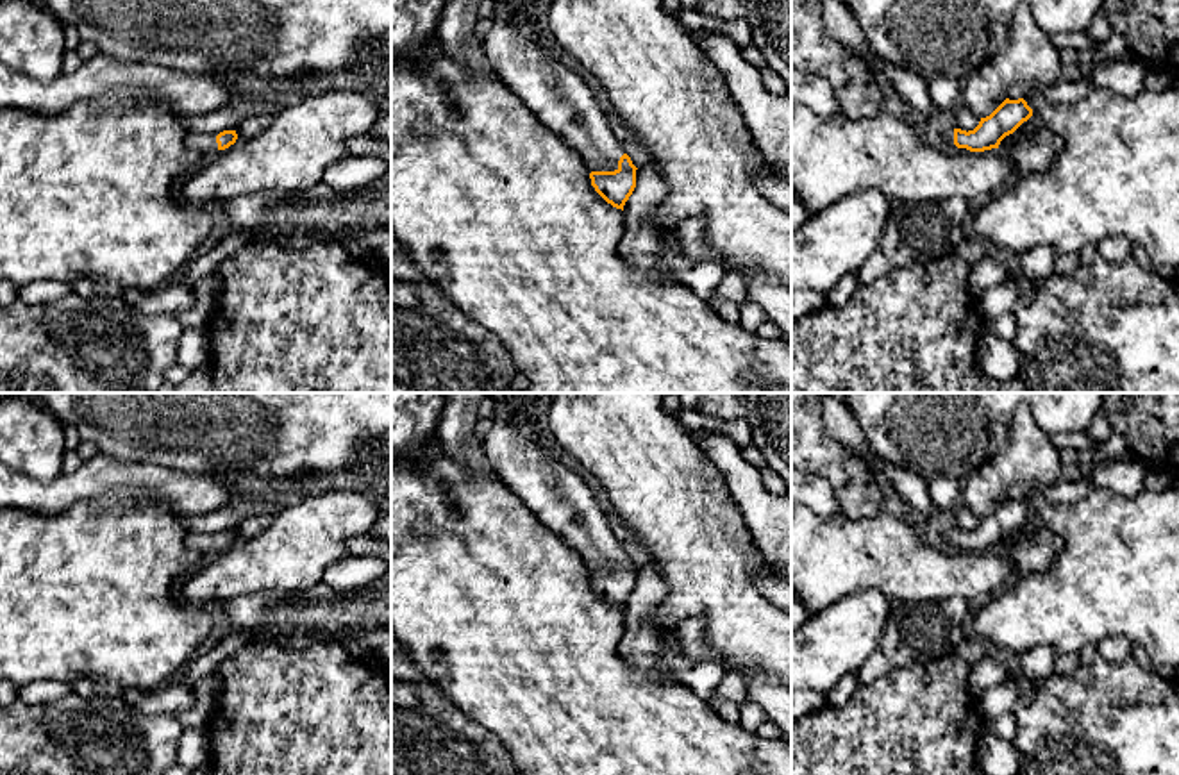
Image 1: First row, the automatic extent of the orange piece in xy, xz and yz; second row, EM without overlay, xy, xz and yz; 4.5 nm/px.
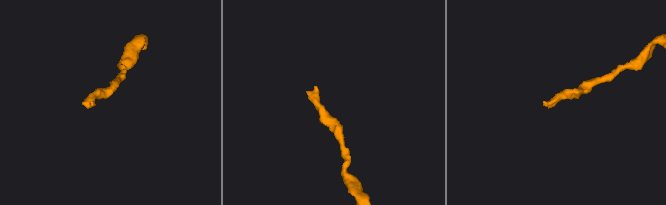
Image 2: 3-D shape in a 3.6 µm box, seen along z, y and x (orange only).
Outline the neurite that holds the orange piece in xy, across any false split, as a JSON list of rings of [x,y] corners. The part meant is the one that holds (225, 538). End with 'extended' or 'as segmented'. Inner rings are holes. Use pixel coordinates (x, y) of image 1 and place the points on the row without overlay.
[[[188,530],[186,545],[198,550],[204,557],[213,557],[218,550],[225,550],[238,539],[236,530],[223,530],[218,536],[213,534],[193,534]]] | extended

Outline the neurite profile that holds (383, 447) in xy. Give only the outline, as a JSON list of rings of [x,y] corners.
[[[391,439],[375,441],[366,450],[382,457],[382,461],[386,464],[386,484],[380,489],[380,493],[386,495],[388,498],[391,498]]]

